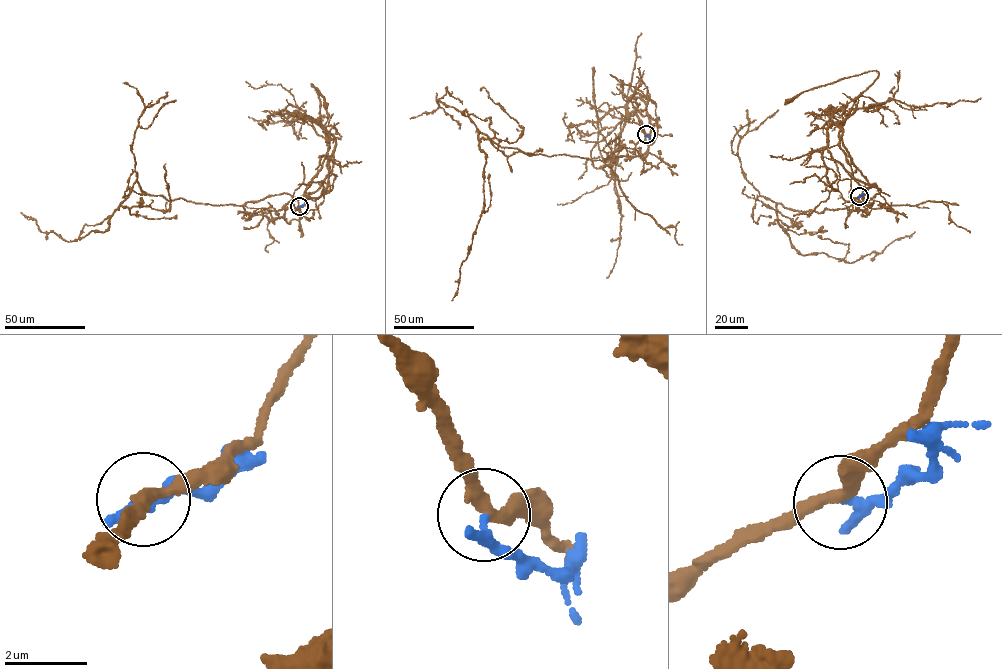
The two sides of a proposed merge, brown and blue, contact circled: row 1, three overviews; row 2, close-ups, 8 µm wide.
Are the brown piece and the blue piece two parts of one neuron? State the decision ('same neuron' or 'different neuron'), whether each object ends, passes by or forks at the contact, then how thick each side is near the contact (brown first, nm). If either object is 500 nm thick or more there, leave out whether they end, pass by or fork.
different neuron | brown passes by | blue passes by | 280/200 nm

